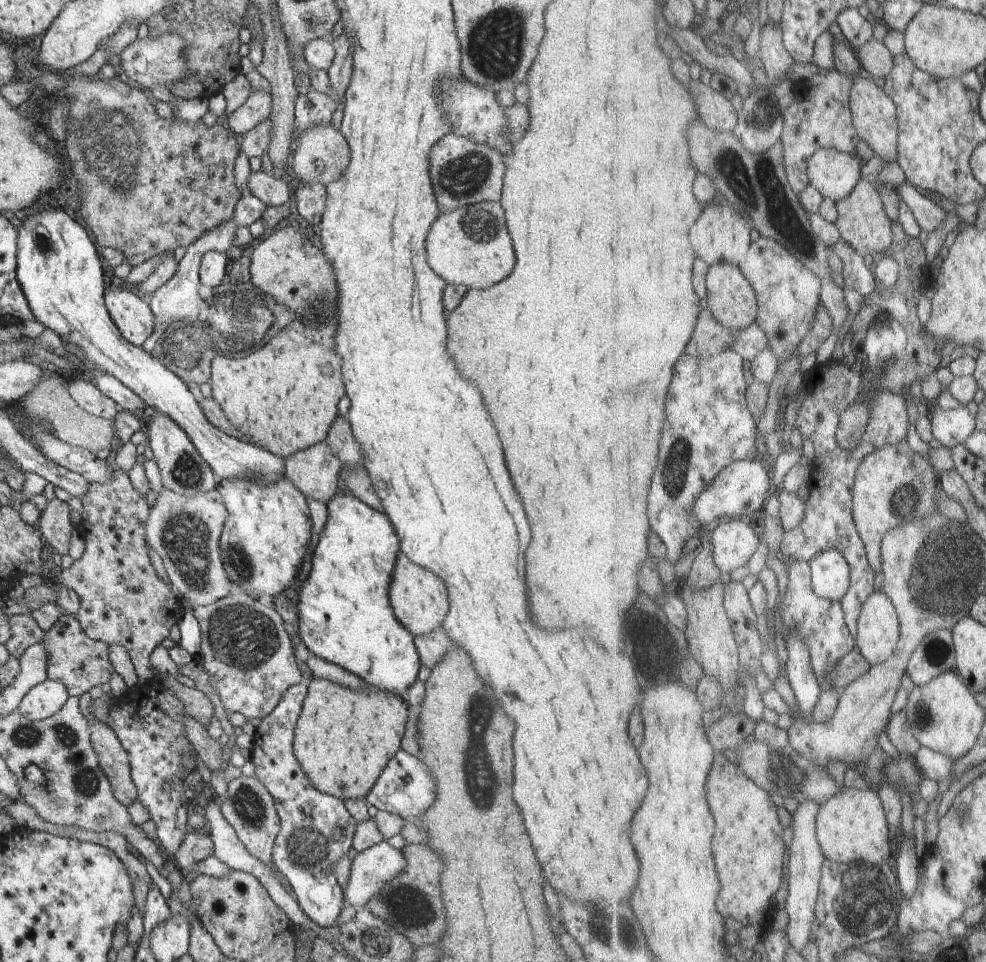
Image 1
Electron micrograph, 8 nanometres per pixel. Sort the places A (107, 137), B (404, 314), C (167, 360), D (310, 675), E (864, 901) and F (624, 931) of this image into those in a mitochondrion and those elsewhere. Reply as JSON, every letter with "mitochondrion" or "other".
{"A":"mitochondrion","B":"other","C":"mitochondrion","D":"other","E":"mitochondrion","F":"mitochondrion"}

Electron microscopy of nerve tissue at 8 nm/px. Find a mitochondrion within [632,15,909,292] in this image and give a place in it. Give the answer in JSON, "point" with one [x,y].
{"point":[760,186]}

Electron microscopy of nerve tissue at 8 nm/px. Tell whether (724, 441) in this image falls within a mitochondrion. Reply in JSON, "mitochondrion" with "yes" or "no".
{"mitochondrion":"no"}

